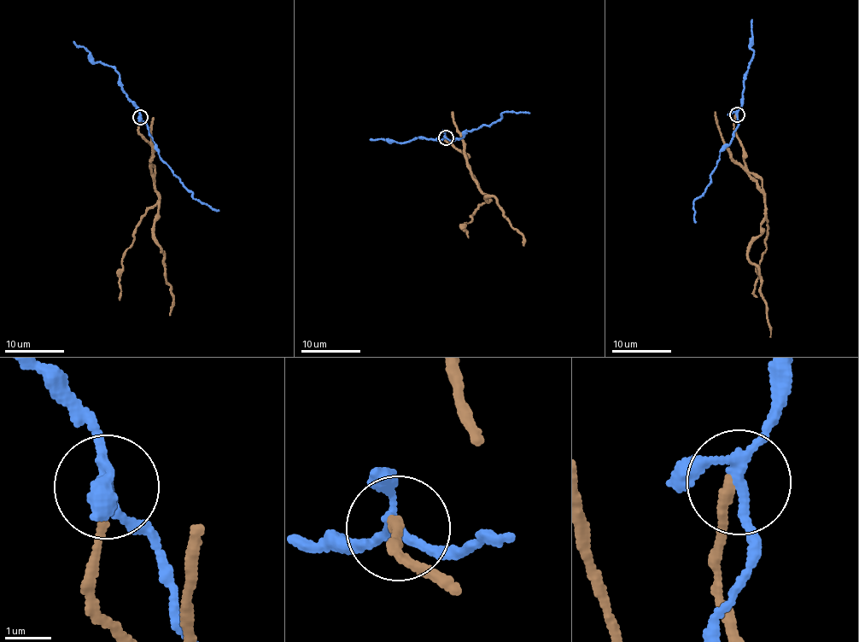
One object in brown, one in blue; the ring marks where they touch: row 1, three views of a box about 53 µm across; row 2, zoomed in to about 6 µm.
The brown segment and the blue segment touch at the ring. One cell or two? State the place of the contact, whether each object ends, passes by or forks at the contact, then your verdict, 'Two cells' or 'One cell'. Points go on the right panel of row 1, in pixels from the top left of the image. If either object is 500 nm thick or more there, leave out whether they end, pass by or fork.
Place: (737, 114). At the ring brown ends. At the ring blue forks. Two cells

